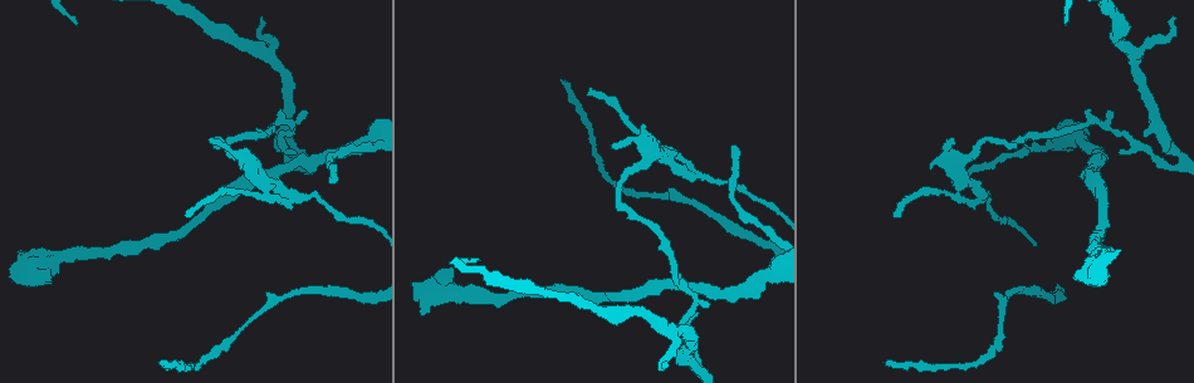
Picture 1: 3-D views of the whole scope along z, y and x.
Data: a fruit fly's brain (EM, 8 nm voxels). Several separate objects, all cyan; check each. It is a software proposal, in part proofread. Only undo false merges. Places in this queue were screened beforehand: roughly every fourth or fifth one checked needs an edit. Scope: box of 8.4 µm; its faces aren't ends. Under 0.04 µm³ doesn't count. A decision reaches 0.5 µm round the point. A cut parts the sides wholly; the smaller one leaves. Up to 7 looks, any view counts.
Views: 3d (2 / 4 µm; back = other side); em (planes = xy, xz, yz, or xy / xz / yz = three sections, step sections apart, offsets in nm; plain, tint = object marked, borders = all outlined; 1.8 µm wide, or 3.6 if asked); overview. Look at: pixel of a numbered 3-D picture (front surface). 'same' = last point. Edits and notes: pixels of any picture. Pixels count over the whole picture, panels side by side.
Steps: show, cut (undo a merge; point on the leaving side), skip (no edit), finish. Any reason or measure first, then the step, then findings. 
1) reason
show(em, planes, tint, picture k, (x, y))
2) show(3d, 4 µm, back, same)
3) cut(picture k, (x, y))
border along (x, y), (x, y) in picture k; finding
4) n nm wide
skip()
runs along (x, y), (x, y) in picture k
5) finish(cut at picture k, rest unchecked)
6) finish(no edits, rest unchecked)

show(em, yz, step 4, tint, picture 1, (248, 163))

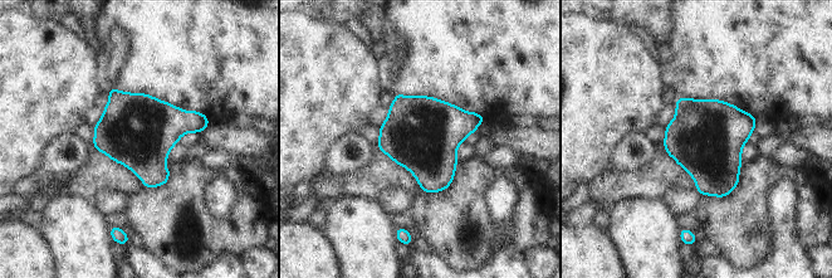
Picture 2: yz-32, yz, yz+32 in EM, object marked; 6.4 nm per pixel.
skip()
continuous, no second neuron

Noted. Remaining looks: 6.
sharp bend
show(em, planes, tint, picture 1, (442, 293))

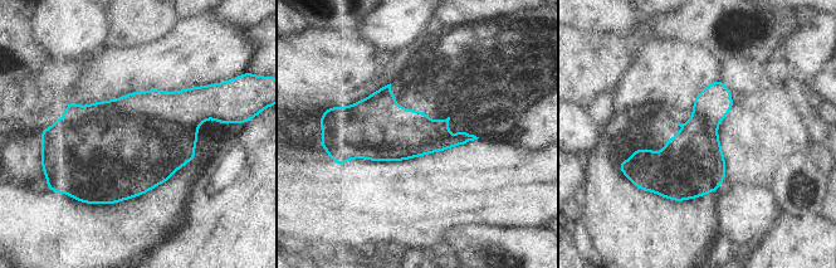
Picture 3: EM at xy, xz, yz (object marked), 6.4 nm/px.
360 nm wide
cut(picture 3, (126, 154))
a second neuron is stuck on

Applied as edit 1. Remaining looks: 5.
see it whole again
show(overview)

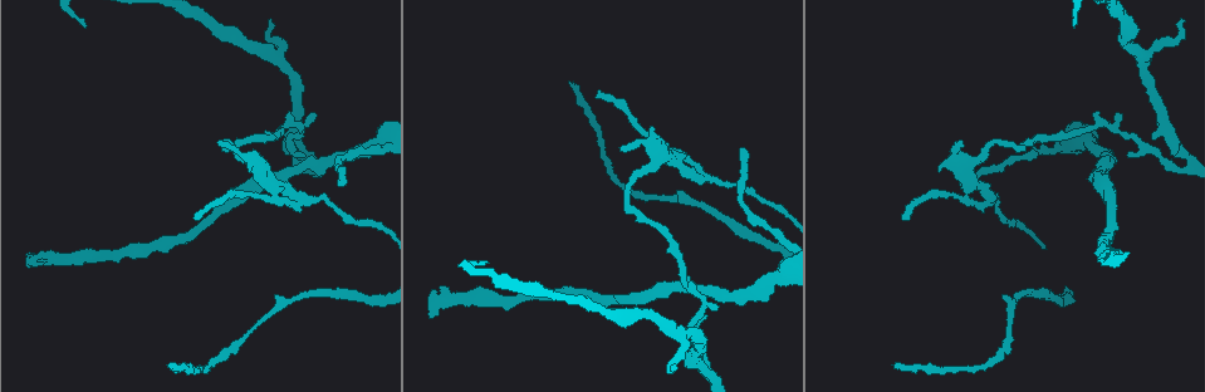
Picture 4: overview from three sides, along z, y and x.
three arms meet
show(3d, 4 µm, picture 4, (1146, 146))

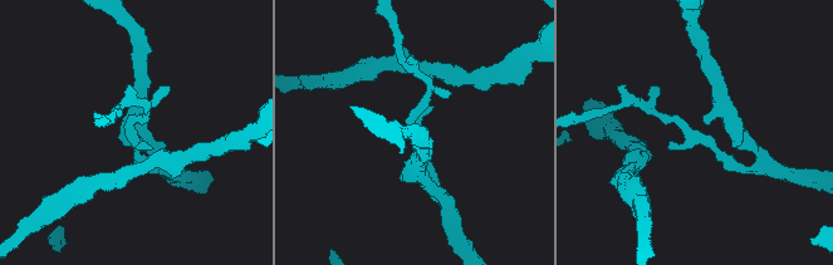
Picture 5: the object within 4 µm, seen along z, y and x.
need the tissue
show(em, planes, tint, picture 5, (134, 133))

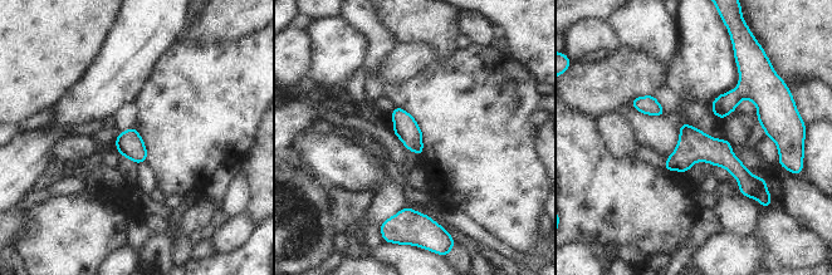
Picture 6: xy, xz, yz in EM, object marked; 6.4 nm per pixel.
160 nm wide
skip()
runs along (683, 127), (754, 185) in picture 6; one neuron here

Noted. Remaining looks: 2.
finish(cut at picture 3, rest unchecked)

